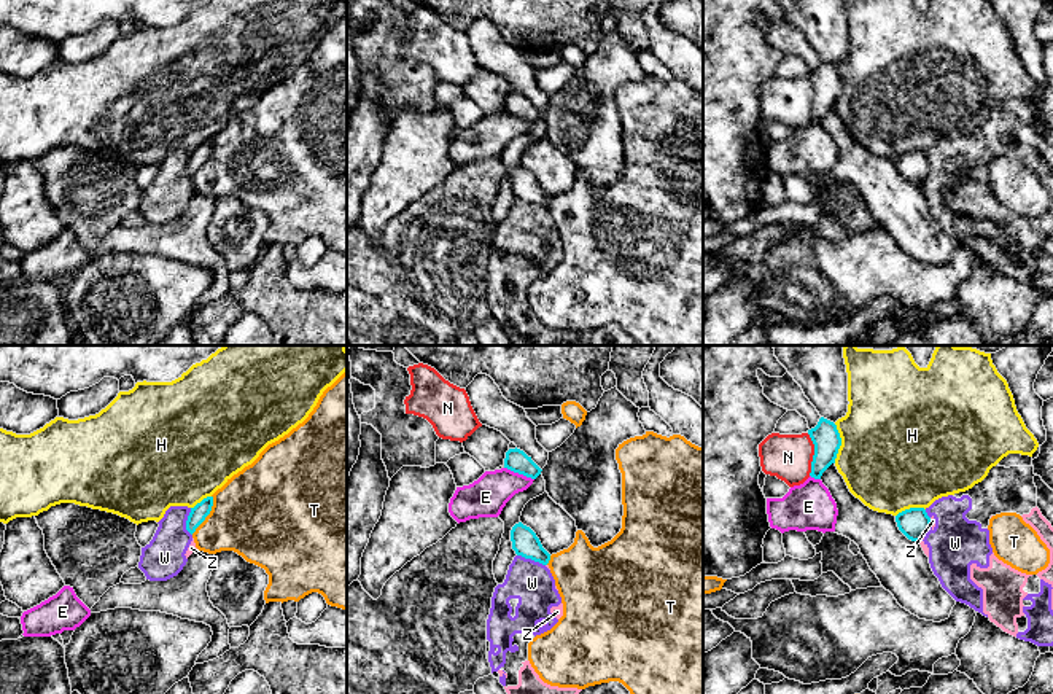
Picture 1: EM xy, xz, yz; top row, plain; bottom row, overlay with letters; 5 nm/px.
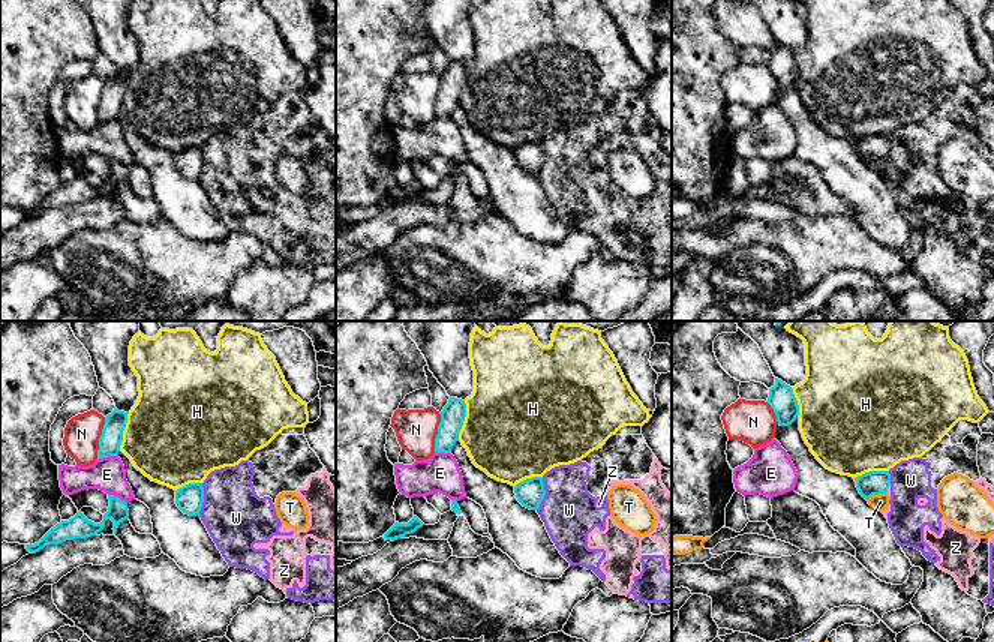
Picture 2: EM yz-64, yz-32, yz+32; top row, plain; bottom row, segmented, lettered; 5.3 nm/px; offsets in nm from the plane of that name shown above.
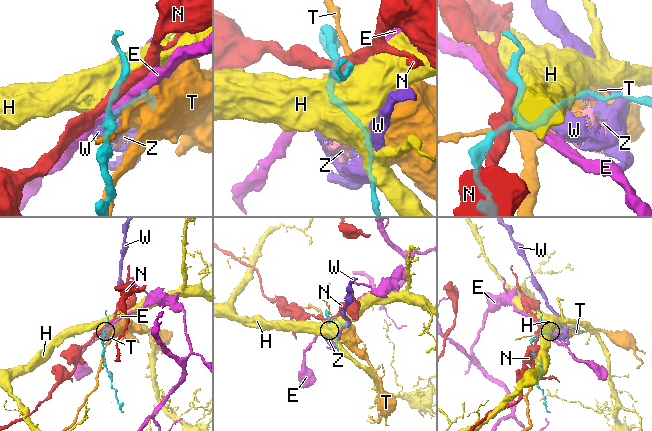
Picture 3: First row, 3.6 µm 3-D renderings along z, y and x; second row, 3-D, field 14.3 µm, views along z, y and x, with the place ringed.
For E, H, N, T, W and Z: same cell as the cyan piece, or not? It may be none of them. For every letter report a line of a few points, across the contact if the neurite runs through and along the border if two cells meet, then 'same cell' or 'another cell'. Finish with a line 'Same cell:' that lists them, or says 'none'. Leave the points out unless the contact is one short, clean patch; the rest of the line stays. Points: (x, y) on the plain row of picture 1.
E: another cell
H: another cell
N: another cell
T: another cell
W: another cell
Z: line yz (929, 161), (931, 169); another cell
Same cell: none

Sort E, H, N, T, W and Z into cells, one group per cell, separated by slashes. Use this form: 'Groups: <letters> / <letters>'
Groups: E / H / N / T / W Z

